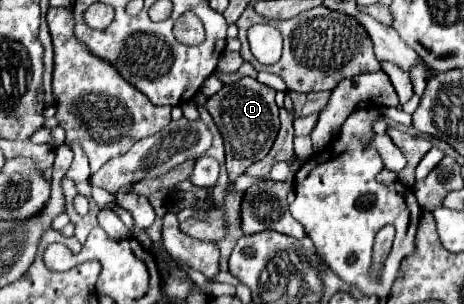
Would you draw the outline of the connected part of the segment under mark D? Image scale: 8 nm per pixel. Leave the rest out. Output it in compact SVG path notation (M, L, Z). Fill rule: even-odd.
M241 78L223 86L207 100L207 110L217 122L225 142L225 166L231 180L237 180L251 164L263 160L279 134L279 106L275 104L275 90L257 82L255 78Z

